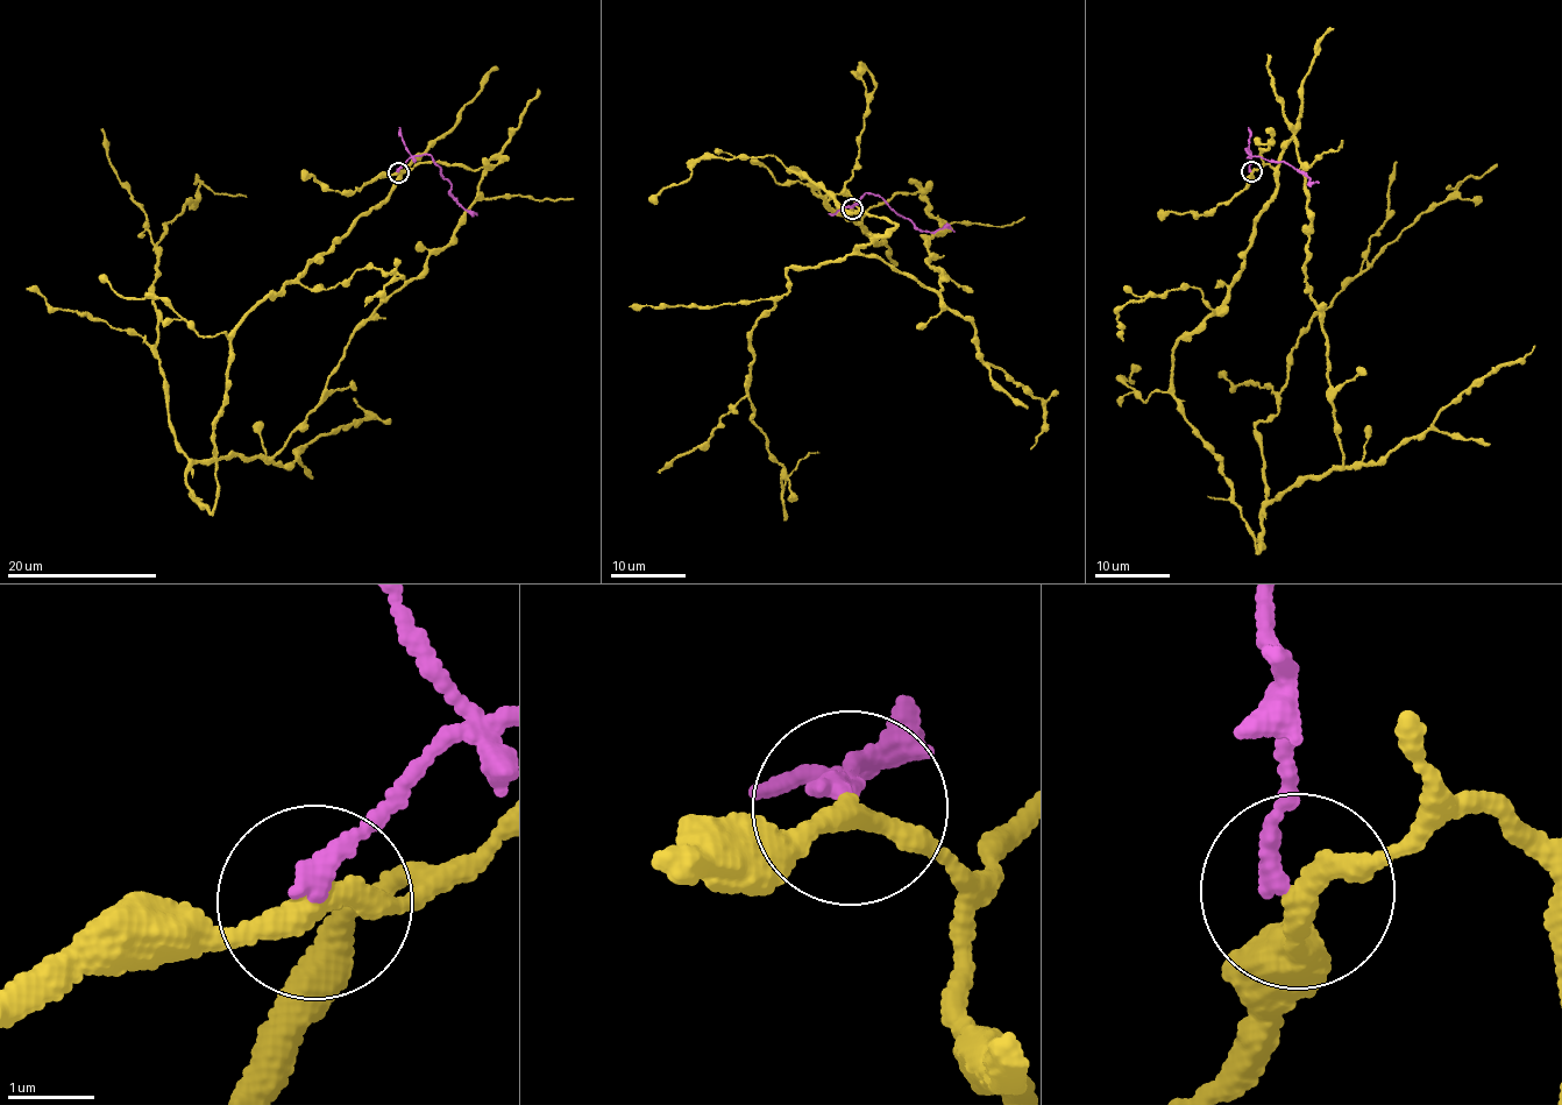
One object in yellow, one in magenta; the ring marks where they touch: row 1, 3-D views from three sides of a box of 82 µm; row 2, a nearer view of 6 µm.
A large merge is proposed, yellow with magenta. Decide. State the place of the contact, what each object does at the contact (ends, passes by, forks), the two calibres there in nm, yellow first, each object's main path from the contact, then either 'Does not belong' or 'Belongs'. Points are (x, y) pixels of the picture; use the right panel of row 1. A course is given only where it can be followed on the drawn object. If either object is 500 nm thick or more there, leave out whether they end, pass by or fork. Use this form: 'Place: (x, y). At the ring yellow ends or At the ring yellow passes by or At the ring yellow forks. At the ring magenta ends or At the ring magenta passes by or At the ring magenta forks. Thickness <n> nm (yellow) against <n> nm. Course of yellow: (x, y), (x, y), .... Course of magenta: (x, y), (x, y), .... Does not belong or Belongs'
Place: (1251, 171). At the ring yellow passes by. At the ring magenta ends. Thickness 260 nm (yellow) against 200 nm. Course of yellow: (1251, 172), (1271, 165), (1277, 188), (1171, 373), (1257, 551), (1269, 505), (1343, 458), (1268, 54). Course of magenta: (1250, 171), (1250, 151), (1245, 150), (1283, 161), (1311, 182), (1319, 182). Does not belong

